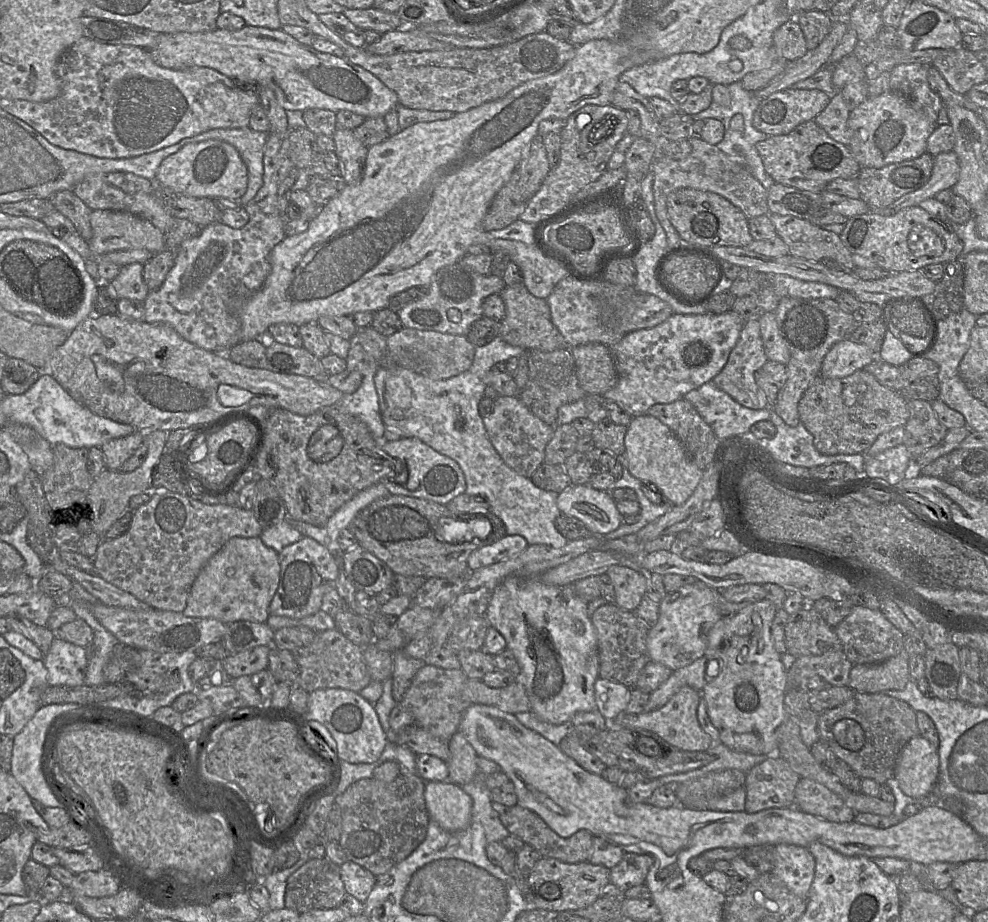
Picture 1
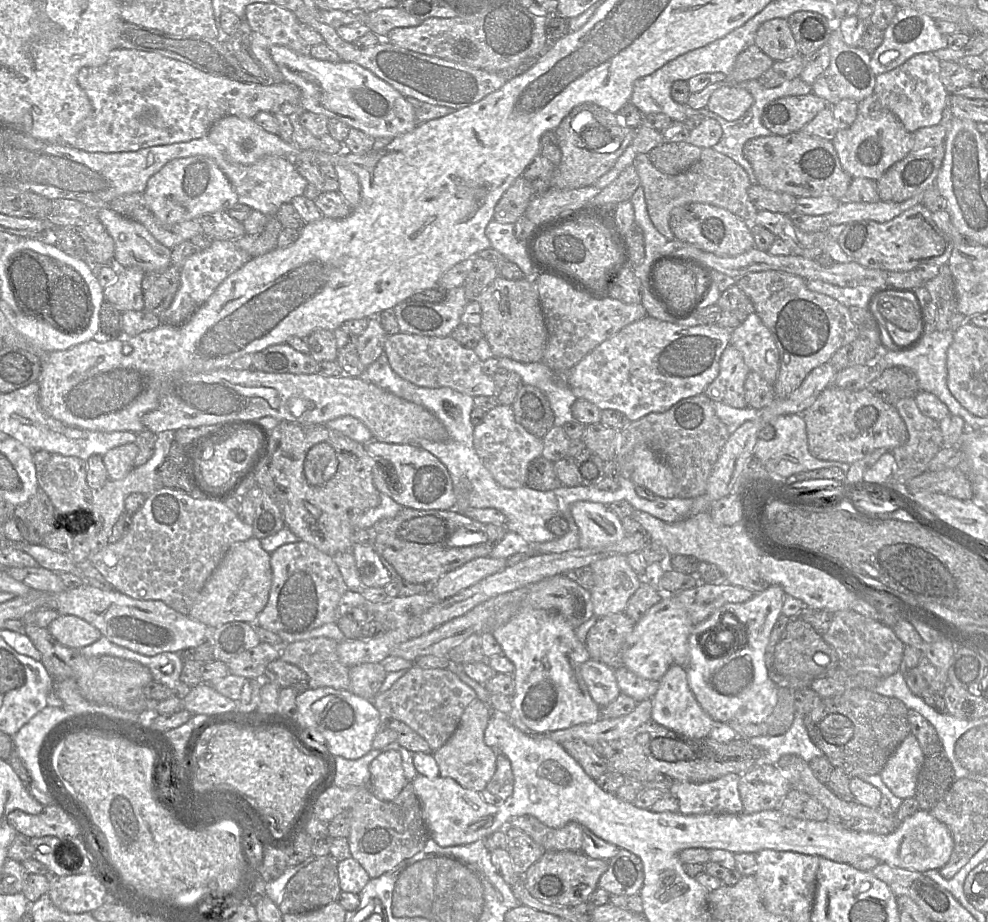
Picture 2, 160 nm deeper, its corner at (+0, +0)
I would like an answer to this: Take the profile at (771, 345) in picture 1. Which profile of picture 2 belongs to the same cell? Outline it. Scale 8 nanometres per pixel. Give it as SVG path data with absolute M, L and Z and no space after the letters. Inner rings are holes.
M756 312L731 331L730 344L743 356L750 371L774 385L780 368L780 357L770 330Z

